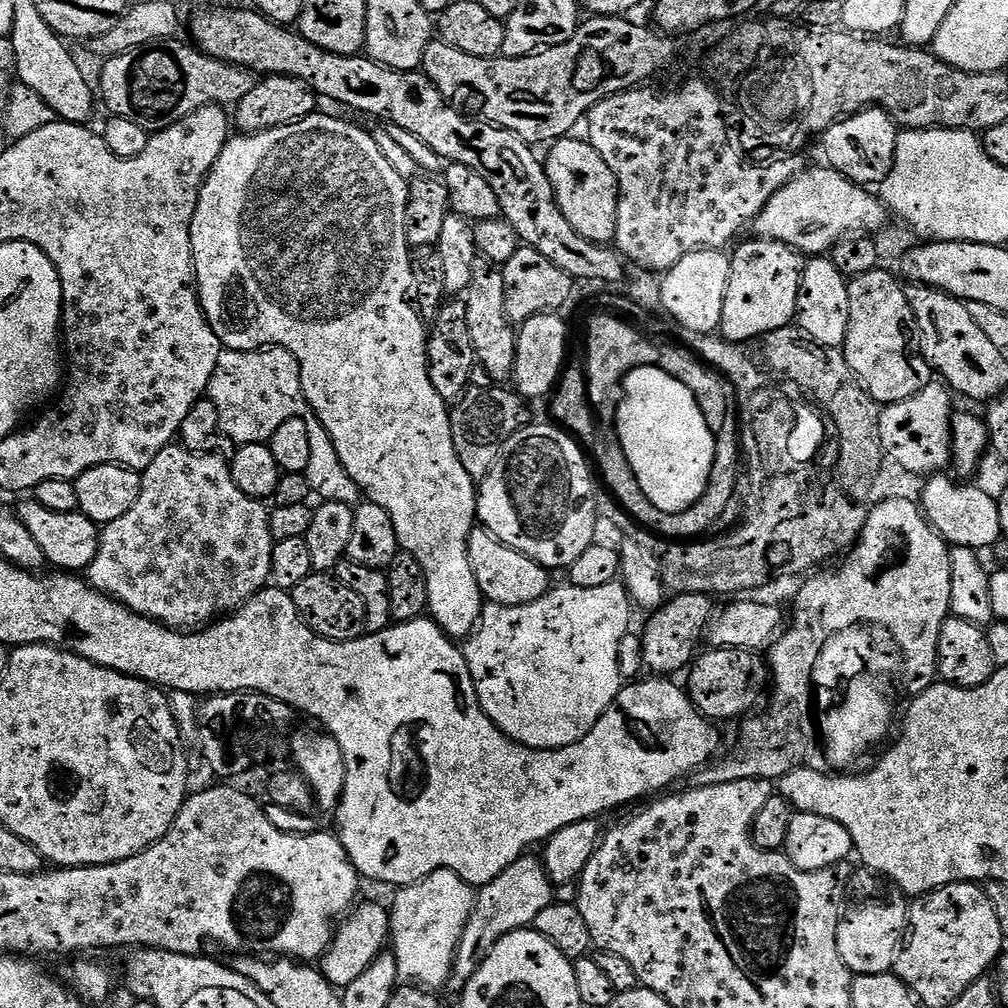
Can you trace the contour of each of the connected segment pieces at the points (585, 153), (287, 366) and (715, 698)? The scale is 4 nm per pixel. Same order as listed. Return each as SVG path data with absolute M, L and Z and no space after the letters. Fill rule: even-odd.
M561 138L547 149L548 160L546 156L543 161L544 172L548 175L566 222L570 222L570 226L574 226L582 238L595 244L611 245L616 239L620 187L610 166L602 162L602 154L598 154L598 150L594 150L587 139L572 139Z
M265 347L254 352L221 351L218 366L208 384L207 399L214 402L220 419L220 430L225 437L233 440L233 445L267 444L272 439L274 430L282 426L290 418L301 415L305 411L306 401L302 382L300 381L300 364L285 348Z
M709 647L707 651L701 651L686 672L686 691L692 705L709 722L721 722L720 720L732 720L735 716L743 718L749 715L757 707L756 699L764 688L765 661L761 657L760 661L756 657L759 655L747 648Z

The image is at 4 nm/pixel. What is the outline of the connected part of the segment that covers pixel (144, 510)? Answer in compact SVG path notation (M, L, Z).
M173 442L161 450L158 458L154 458L154 462L150 462L148 468L143 469L140 477L138 502L134 502L134 506L130 510L126 510L126 514L122 514L122 518L114 518L114 522L103 525L98 554L92 565L86 569L86 579L92 587L106 593L112 599L120 601L121 604L125 604L130 610L134 610L143 616L149 616L150 619L157 620L158 623L173 630L199 629L201 626L239 608L244 601L255 596L261 588L269 583L272 575L270 558L272 557L274 541L268 525L269 509L264 507L265 505L261 501L250 498L246 494L242 494L242 490L238 490L238 486L232 477L229 461L225 457L223 460L220 454L191 452L190 449Z

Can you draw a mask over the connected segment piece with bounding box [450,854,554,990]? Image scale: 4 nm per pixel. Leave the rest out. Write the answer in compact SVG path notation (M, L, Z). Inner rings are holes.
M525 854L510 866L506 866L506 870L502 870L502 874L494 878L494 882L483 885L477 891L476 905L456 948L456 961L452 963L450 977L451 987L456 987L456 990L463 989L501 936L527 929L534 922L534 918L538 918L538 914L542 914L542 910L546 910L546 906L553 903L553 882L537 857L535 860L532 854Z

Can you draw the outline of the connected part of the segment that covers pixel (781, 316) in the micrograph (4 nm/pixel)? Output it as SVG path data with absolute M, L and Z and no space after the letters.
M751 238L736 253L731 253L730 282L726 302L722 302L722 322L718 329L730 344L753 340L795 321L802 271L801 253L773 240Z

